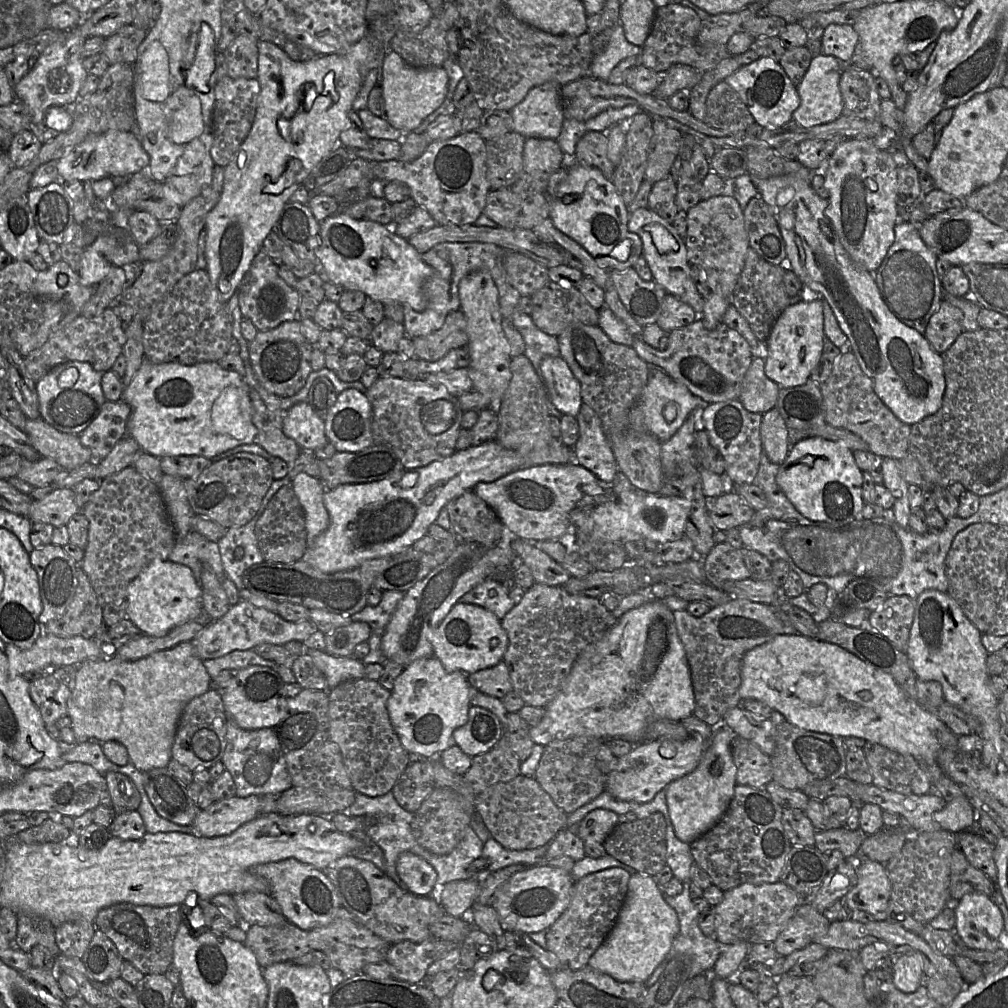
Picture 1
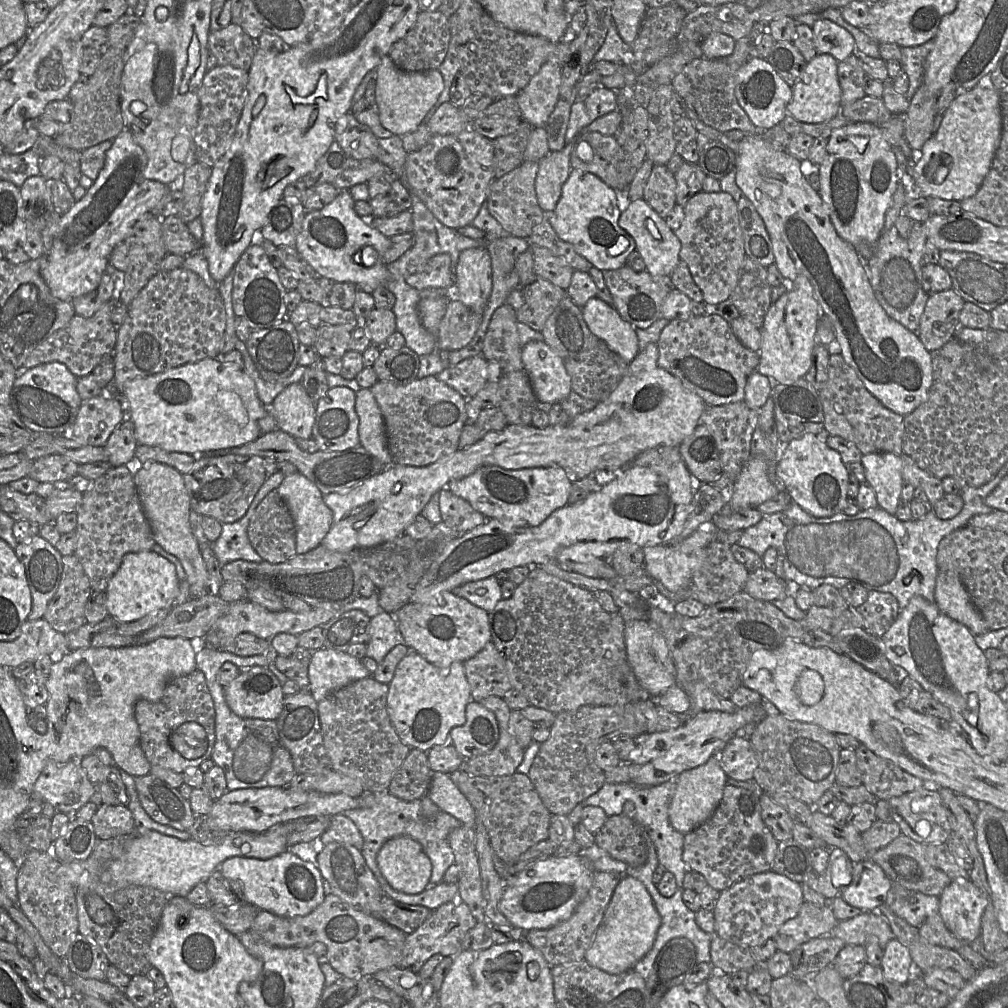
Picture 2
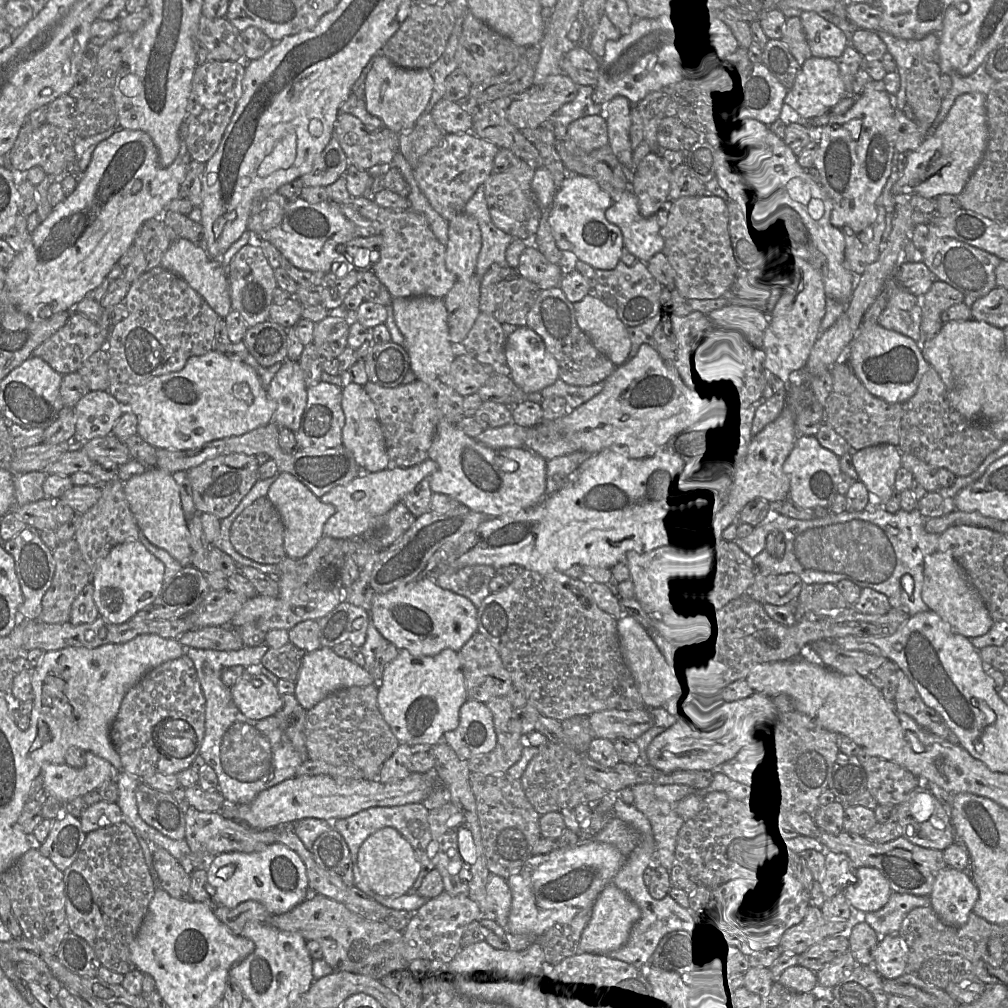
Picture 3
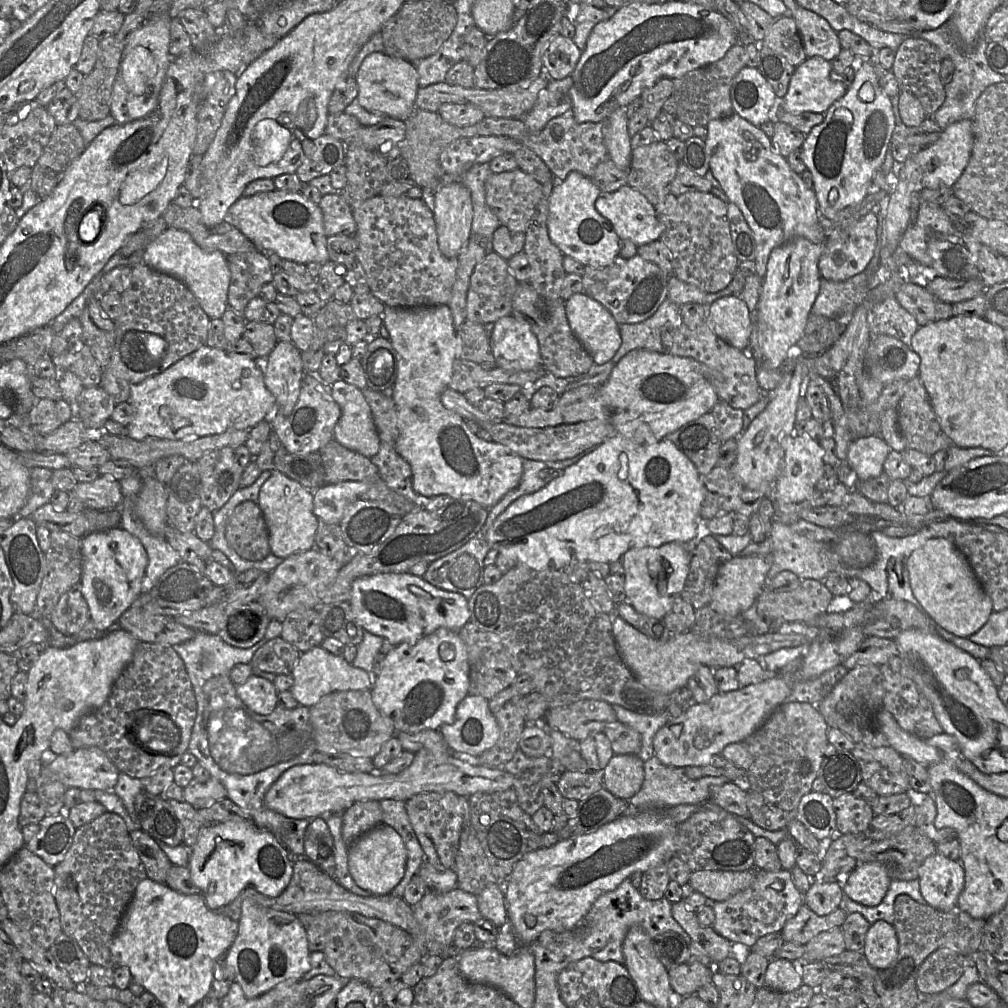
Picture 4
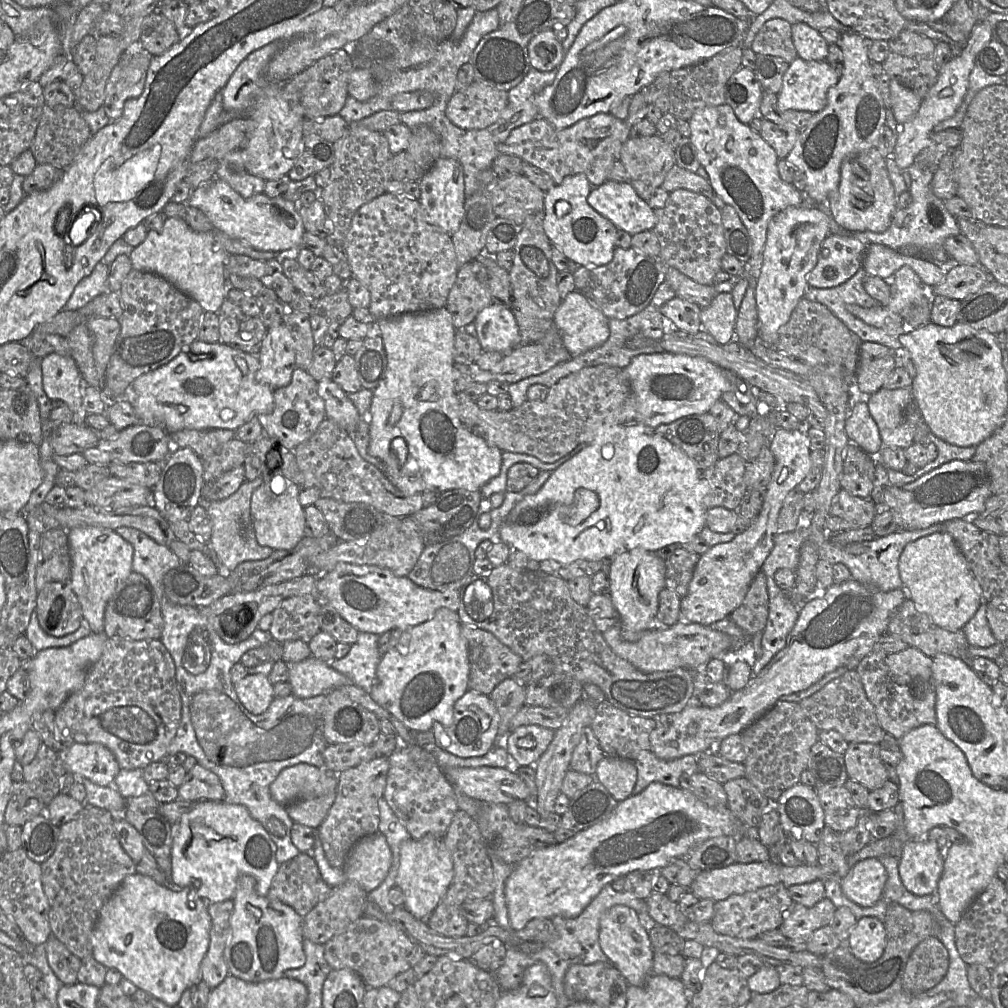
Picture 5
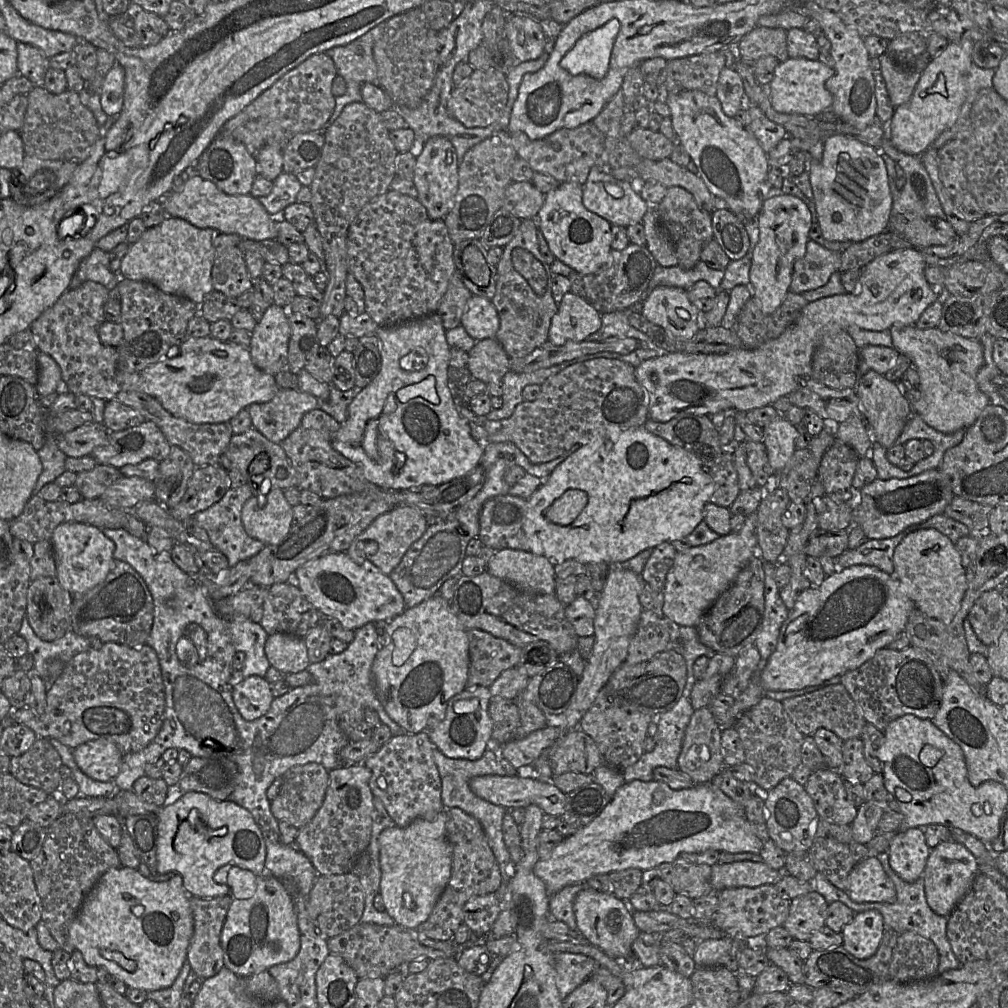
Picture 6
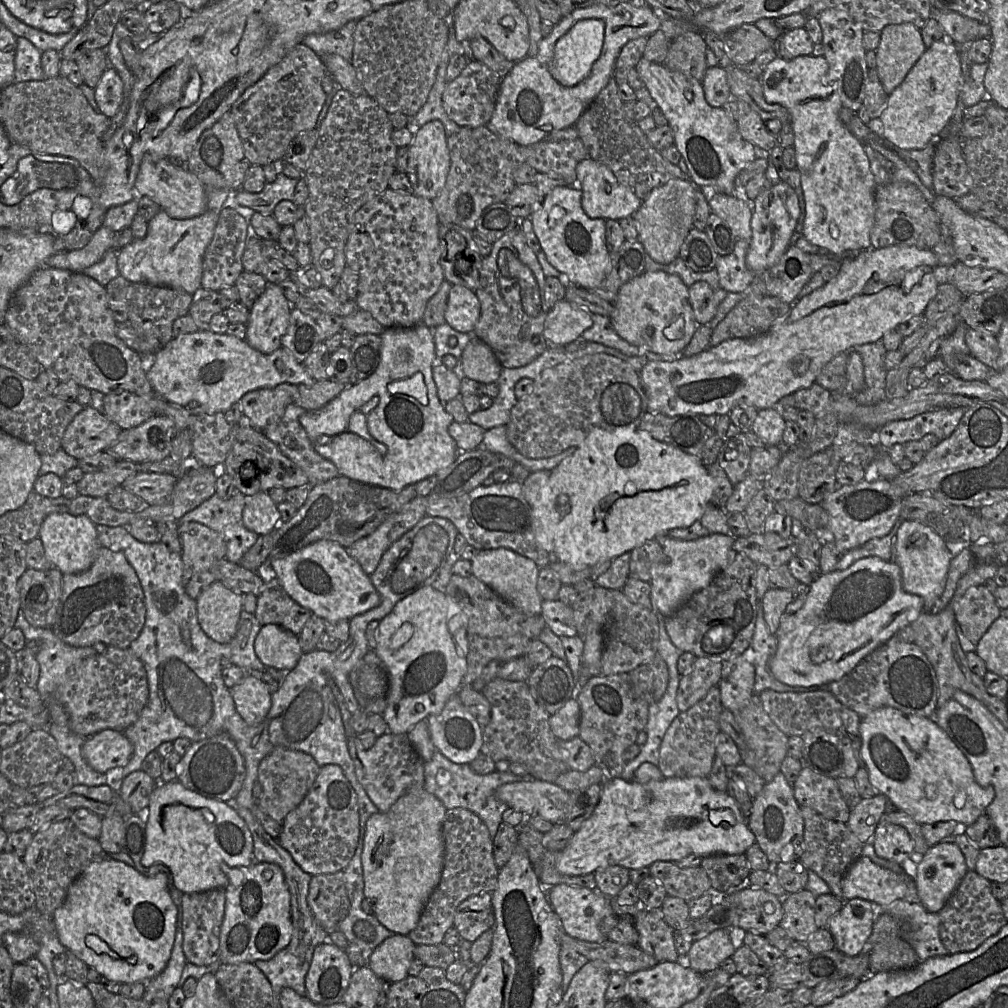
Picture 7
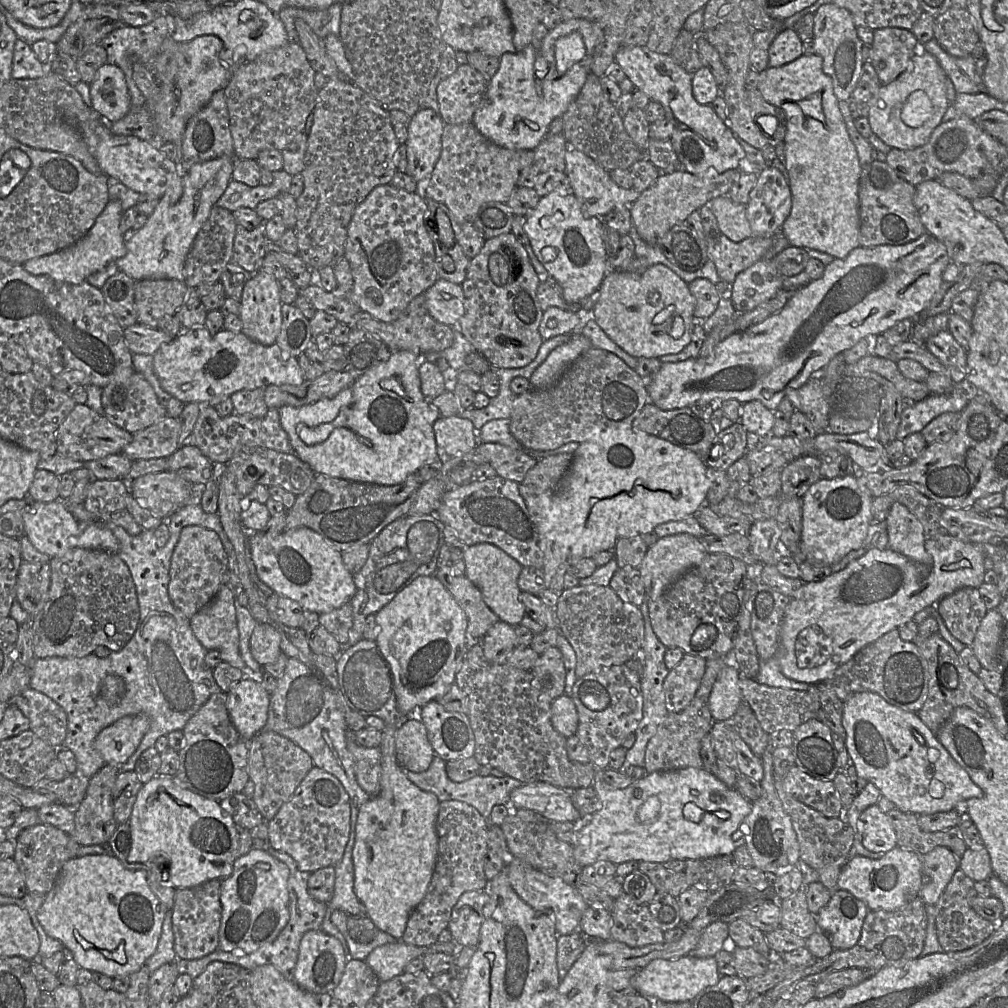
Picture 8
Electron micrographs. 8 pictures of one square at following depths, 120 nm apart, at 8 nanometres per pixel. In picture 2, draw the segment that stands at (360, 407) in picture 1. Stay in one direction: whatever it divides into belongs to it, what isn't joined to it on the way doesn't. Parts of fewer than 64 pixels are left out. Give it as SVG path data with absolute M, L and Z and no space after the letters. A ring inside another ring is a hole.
M337 386L329 388L327 394L316 403L312 439L318 444L319 451L343 451L360 445L355 399L356 392L348 387Z

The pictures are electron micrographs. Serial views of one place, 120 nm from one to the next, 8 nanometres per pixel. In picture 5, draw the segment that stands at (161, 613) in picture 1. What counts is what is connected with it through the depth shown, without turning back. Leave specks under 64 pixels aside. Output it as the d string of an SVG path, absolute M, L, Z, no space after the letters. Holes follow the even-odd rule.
M77 527L66 531L71 557L69 582L91 632L101 634L104 632L104 612L108 601L117 587L133 571L133 546L115 530L103 527Z

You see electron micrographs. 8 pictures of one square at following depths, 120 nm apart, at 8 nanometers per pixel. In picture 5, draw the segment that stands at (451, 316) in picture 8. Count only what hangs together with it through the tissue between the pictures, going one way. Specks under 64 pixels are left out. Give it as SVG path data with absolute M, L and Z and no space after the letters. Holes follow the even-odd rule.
M491 304L473 322L483 351L508 353L521 345L519 327L510 307Z

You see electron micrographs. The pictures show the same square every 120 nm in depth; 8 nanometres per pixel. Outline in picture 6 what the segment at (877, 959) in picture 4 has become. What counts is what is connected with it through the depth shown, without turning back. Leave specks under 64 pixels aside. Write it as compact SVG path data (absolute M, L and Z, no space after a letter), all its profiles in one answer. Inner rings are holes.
M877 910L855 913L853 919L841 930L842 946L855 958L873 956L885 931L882 914Z

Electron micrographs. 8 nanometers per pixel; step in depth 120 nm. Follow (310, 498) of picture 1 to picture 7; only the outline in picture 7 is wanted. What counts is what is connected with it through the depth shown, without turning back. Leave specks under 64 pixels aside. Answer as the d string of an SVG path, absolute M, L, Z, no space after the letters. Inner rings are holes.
M261 491L247 497L242 520L247 529L258 535L265 535L277 528L281 522L281 515L268 492Z

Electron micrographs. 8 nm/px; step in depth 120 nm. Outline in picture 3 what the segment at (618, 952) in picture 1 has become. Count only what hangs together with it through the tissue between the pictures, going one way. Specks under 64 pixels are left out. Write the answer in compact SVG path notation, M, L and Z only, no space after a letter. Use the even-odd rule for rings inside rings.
M608 884L592 905L592 916L582 932L577 954L607 955L621 948L628 941L631 929L640 916L638 905L623 890L614 884Z

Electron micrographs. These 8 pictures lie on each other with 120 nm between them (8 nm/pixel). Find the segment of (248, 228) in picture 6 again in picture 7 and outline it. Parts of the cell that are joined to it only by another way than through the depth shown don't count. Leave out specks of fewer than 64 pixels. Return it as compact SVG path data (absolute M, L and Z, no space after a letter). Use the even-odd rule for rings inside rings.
M167 158L142 160L135 180L135 189L137 196L148 196L174 219L195 218L207 208L205 185L188 170L173 166Z

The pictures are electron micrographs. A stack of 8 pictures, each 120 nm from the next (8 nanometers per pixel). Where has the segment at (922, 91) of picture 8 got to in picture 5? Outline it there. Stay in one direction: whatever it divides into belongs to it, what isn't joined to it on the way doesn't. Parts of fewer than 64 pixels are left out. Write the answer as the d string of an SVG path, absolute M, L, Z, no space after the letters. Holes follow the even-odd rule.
M979 21L960 50L939 71L937 81L921 101L917 114L907 123L900 125L893 158L901 170L915 163L916 157L930 144L934 127L951 118L961 106L969 87L969 77L976 64L979 52L992 40L991 28L985 21Z

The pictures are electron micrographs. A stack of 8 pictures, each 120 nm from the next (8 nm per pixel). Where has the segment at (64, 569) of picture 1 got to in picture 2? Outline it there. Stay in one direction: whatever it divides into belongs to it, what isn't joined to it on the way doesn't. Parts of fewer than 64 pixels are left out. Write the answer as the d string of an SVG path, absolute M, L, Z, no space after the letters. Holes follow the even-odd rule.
M37 535L14 549L24 565L32 596L28 620L43 618L47 606L59 587L63 563L62 554L47 540Z

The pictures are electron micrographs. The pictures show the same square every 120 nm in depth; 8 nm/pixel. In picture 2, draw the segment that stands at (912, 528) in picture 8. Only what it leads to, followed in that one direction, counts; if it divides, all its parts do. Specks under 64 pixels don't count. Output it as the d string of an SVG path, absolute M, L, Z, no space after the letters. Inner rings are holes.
M939 570L934 602L944 614L965 625L975 636L989 630L965 586L954 572Z

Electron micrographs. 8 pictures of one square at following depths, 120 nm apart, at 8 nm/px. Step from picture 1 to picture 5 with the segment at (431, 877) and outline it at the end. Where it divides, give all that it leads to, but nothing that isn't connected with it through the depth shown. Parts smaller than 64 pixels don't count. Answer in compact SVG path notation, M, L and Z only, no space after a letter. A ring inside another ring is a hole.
M377 832L354 846L346 862L345 876L368 893L382 884L391 865L392 852L386 837Z

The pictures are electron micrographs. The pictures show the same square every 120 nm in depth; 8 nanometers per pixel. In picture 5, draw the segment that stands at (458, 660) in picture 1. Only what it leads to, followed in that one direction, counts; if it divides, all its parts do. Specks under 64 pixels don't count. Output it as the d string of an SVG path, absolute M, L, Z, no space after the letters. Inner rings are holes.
M339 563L333 570L318 575L320 605L331 605L359 632L381 635L387 631L408 628L430 620L440 608L457 612L459 590L443 592L422 588L407 576L396 576L390 570L374 565Z

